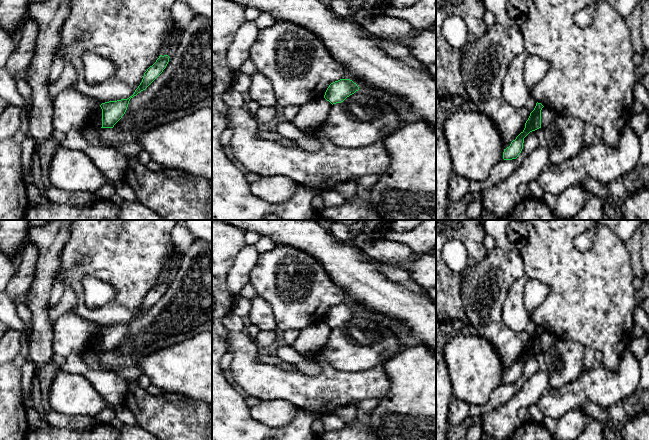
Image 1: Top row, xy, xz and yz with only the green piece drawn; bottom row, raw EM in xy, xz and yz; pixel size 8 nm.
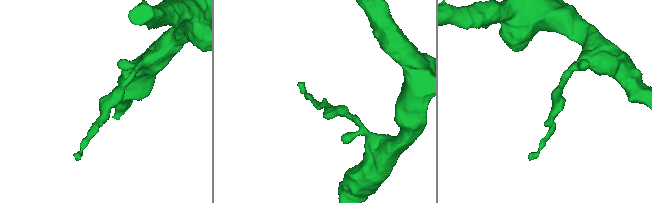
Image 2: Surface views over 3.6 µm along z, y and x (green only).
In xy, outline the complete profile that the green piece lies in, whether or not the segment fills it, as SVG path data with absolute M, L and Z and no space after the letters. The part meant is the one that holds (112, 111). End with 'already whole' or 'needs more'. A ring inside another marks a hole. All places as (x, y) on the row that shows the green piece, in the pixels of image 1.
M160 55L156 62L150 66L144 73L142 82L135 90L134 94L127 99L121 99L117 101L109 101L100 105L102 109L102 127L101 128L113 128L114 125L125 114L129 101L141 91L145 90L166 68L169 62L168 55Z; already whole

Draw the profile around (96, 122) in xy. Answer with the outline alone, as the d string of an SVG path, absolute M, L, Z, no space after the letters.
M99 107L99 109L94 113L89 124L92 129L99 130L102 127L102 109L101 109L101 107Z

